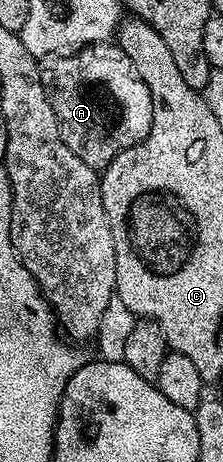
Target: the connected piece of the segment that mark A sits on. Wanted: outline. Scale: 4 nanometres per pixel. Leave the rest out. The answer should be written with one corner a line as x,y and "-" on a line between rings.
93,44
83,50
49,57
41,65
40,79
48,94
58,120
58,128
66,148
78,156
86,165
93,168
107,166
118,152
137,146
150,132
152,123
152,94
148,85
132,69
132,61
116,44

